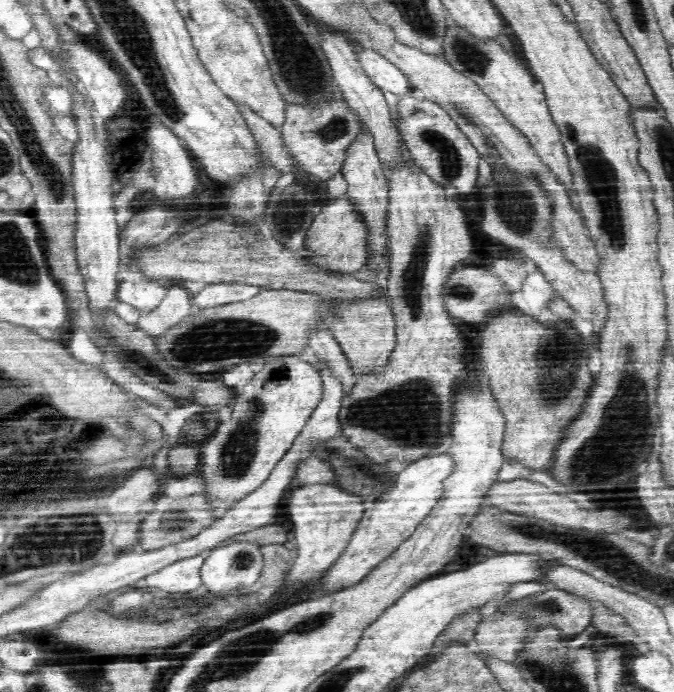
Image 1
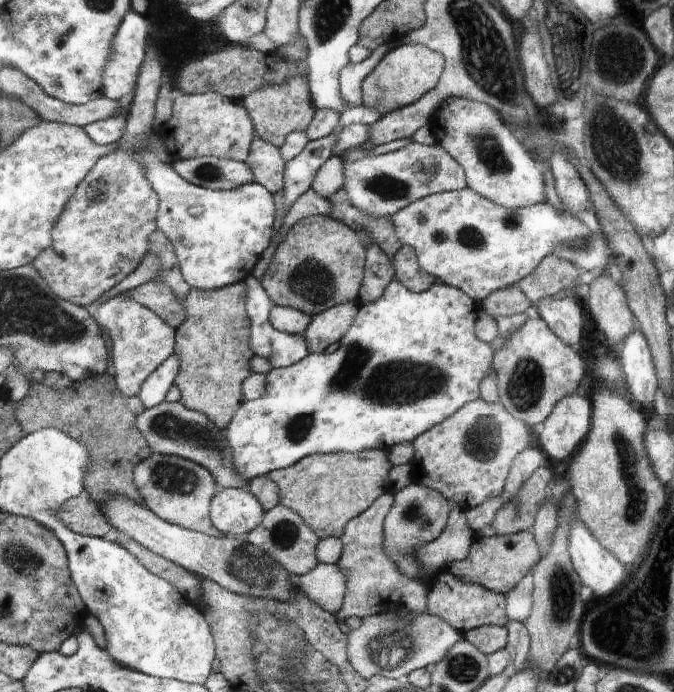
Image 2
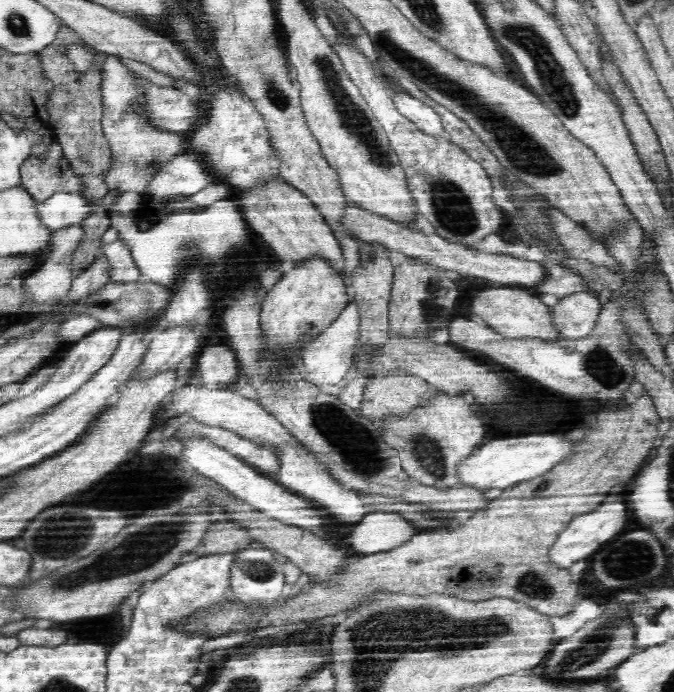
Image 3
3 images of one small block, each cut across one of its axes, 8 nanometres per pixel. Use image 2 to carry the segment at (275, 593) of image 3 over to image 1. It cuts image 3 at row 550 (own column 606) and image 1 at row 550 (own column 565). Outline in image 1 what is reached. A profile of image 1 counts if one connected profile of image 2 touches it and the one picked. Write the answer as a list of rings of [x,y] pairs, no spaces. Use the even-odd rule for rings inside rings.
[[[232,542],[214,547],[200,569],[202,588],[224,593],[253,585],[264,568],[260,545],[253,542]]]

